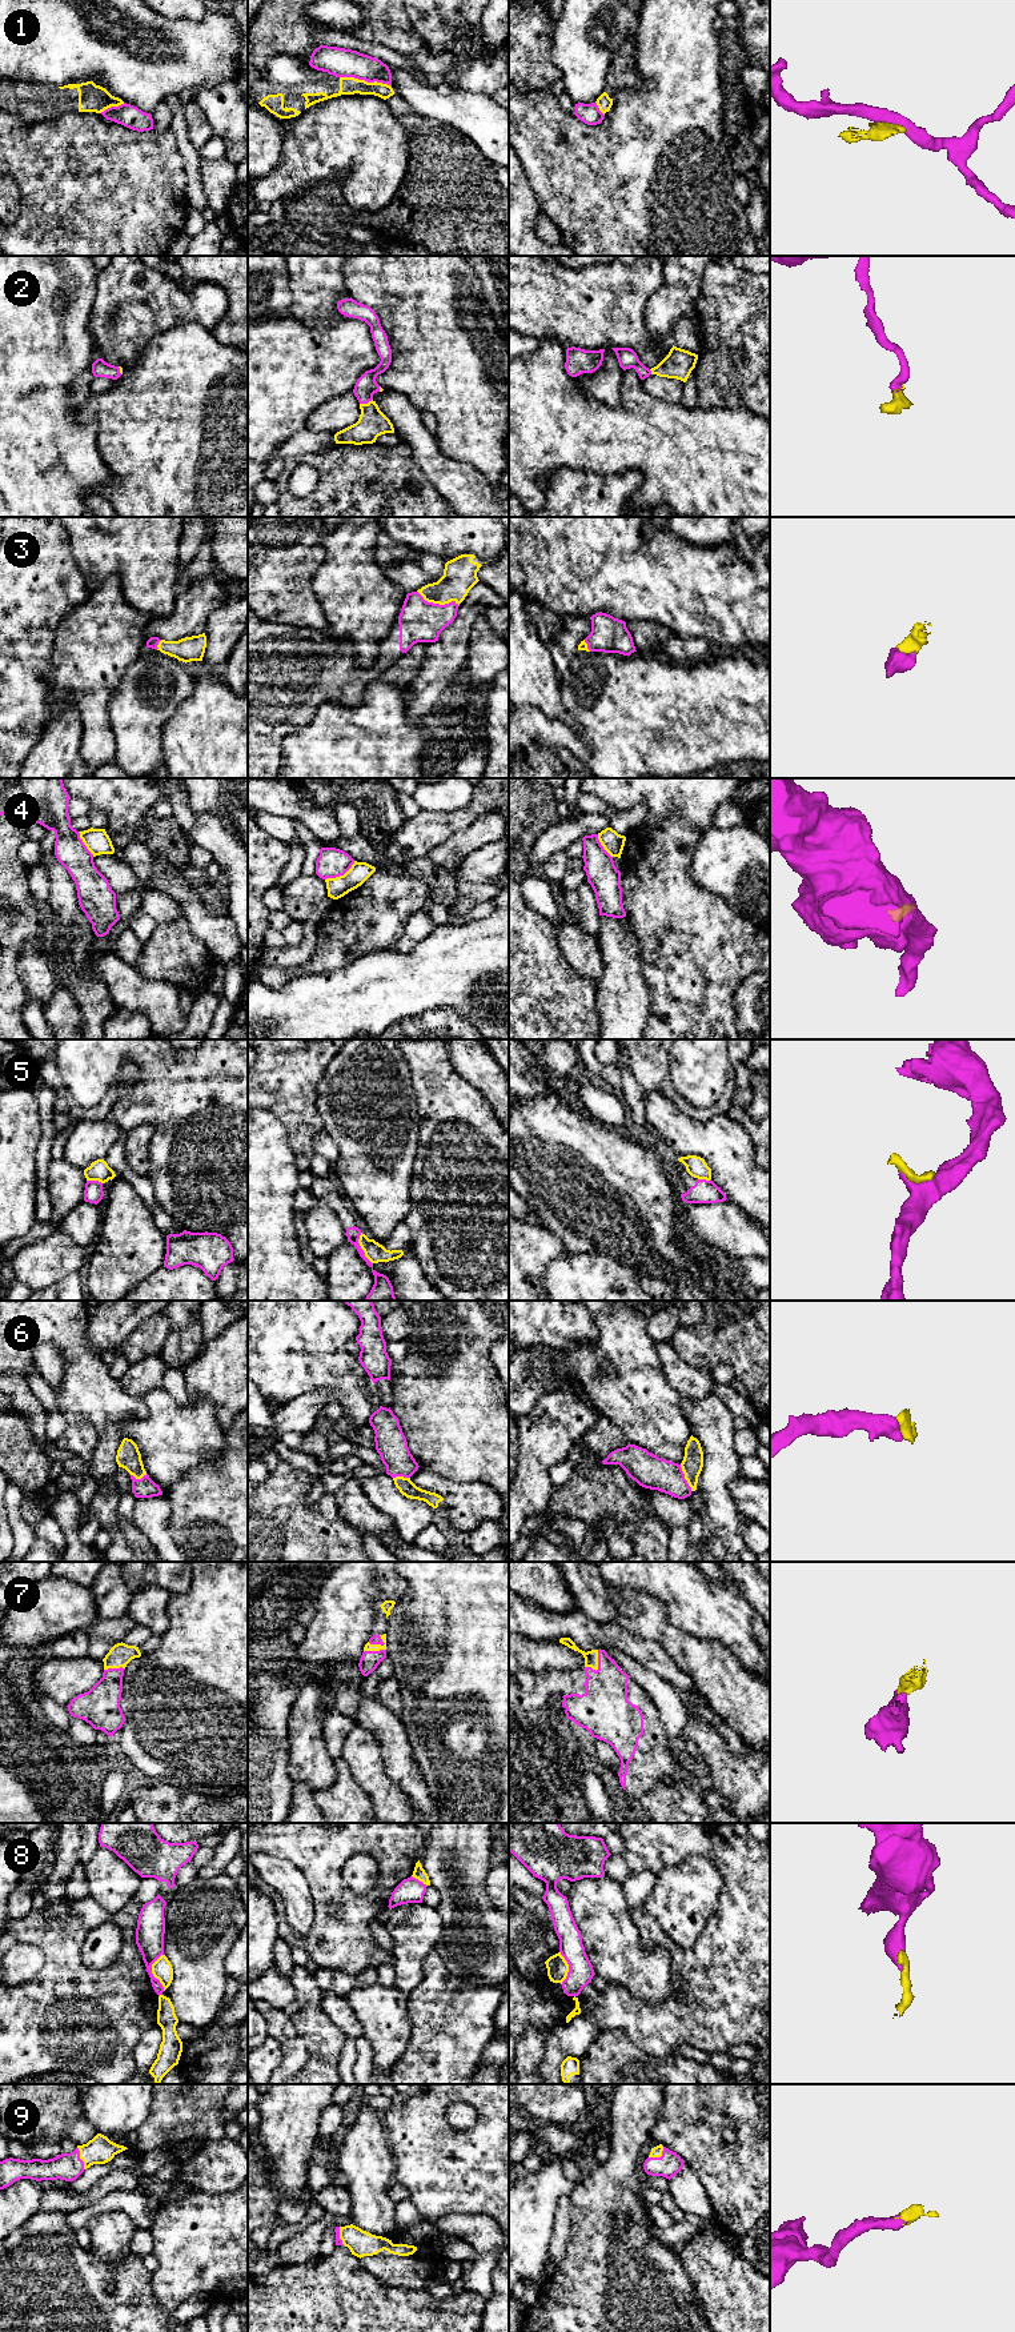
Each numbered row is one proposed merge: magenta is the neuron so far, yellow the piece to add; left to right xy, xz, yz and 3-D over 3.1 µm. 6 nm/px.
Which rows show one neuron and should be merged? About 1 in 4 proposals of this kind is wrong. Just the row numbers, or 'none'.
2, 3, 6, 7, 9

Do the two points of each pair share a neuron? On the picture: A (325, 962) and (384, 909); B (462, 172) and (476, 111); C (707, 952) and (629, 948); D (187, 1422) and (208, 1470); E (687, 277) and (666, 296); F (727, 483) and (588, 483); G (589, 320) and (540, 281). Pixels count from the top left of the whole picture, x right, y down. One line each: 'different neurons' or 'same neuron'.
A: same neuron
B: different neurons
C: different neurons
D: different neurons
E: same neuron
F: different neurons
G: same neuron

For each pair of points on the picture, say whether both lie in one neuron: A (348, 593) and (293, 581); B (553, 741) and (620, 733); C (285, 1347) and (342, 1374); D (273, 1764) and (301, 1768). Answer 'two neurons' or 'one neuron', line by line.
A: two neurons
B: one neuron
C: one neuron
D: two neurons

